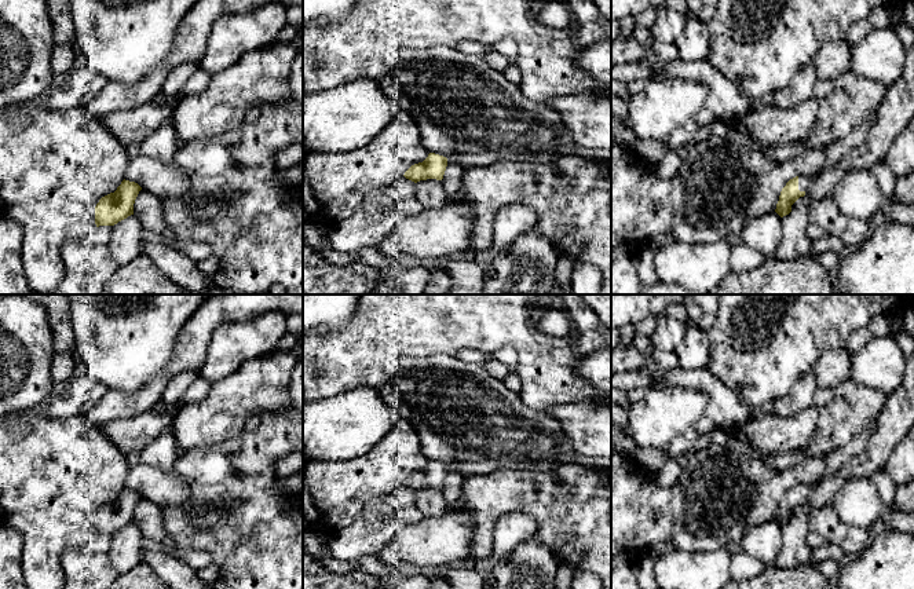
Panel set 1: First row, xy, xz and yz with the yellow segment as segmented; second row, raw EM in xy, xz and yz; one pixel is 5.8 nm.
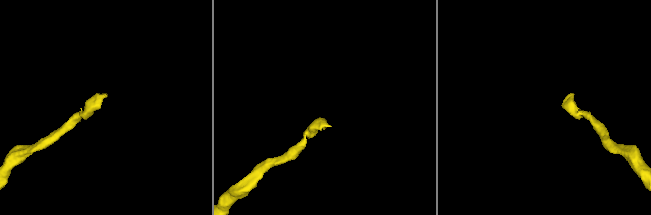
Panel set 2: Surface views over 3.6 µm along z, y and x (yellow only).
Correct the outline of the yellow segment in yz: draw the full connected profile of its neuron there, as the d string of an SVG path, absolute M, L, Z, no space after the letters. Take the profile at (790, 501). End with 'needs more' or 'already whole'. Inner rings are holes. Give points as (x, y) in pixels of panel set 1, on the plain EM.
M800 483L790 487L786 494L782 497L779 509L776 512L775 520L783 526L791 520L791 513L805 504L805 500L809 495L811 486L807 483Z; needs more

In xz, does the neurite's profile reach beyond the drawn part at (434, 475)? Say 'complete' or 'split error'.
complete

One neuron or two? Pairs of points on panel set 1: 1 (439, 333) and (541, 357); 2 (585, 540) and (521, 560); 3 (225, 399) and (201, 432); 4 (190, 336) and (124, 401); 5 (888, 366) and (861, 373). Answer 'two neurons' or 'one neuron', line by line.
1: one neuron
2: two neurons
3: one neuron
4: one neuron
5: one neuron

